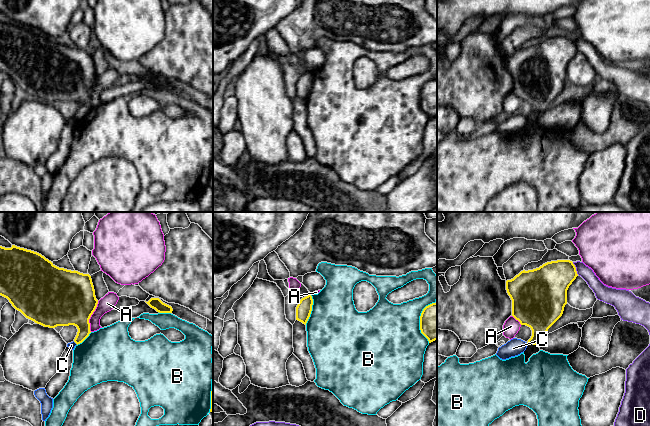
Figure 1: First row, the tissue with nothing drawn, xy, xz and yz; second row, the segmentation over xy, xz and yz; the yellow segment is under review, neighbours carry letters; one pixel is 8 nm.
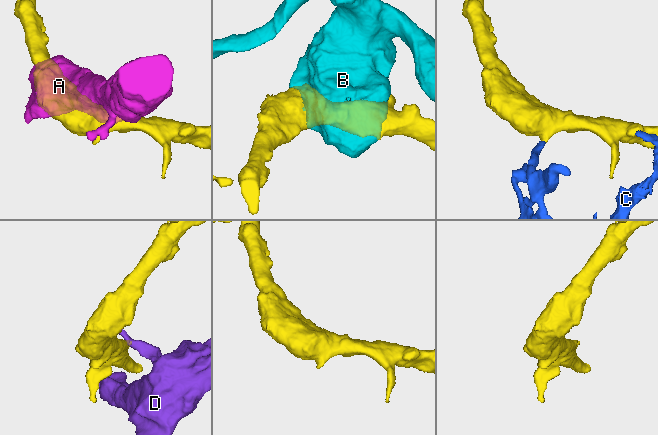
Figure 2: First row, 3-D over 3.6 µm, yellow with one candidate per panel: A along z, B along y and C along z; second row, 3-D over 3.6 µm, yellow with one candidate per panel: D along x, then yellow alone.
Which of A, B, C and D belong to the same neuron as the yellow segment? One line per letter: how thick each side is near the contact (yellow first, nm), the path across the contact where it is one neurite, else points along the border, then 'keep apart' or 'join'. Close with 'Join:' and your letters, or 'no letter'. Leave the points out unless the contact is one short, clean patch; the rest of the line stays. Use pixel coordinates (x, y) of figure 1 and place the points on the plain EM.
A: calibres 440 and 120 nm; keep apart
B: calibres 130 and 460 nm; keep apart
C: calibres 220 and 50 nm; border xy (73, 117), (77, 120); keep apart
D: calibres 300 and 100 nm; keep apart
Join: no letter

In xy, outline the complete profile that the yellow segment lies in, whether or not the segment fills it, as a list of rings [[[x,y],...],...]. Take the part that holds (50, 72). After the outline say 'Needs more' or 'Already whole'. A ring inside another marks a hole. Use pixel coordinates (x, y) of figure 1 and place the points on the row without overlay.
[[[15,21],[11,24],[0,22],[0,71],[7,74],[12,82],[26,94],[44,103],[76,102],[78,108],[74,118],[77,121],[91,109],[89,95],[98,80],[91,52],[75,46],[59,44],[37,28]]]. Already whole

